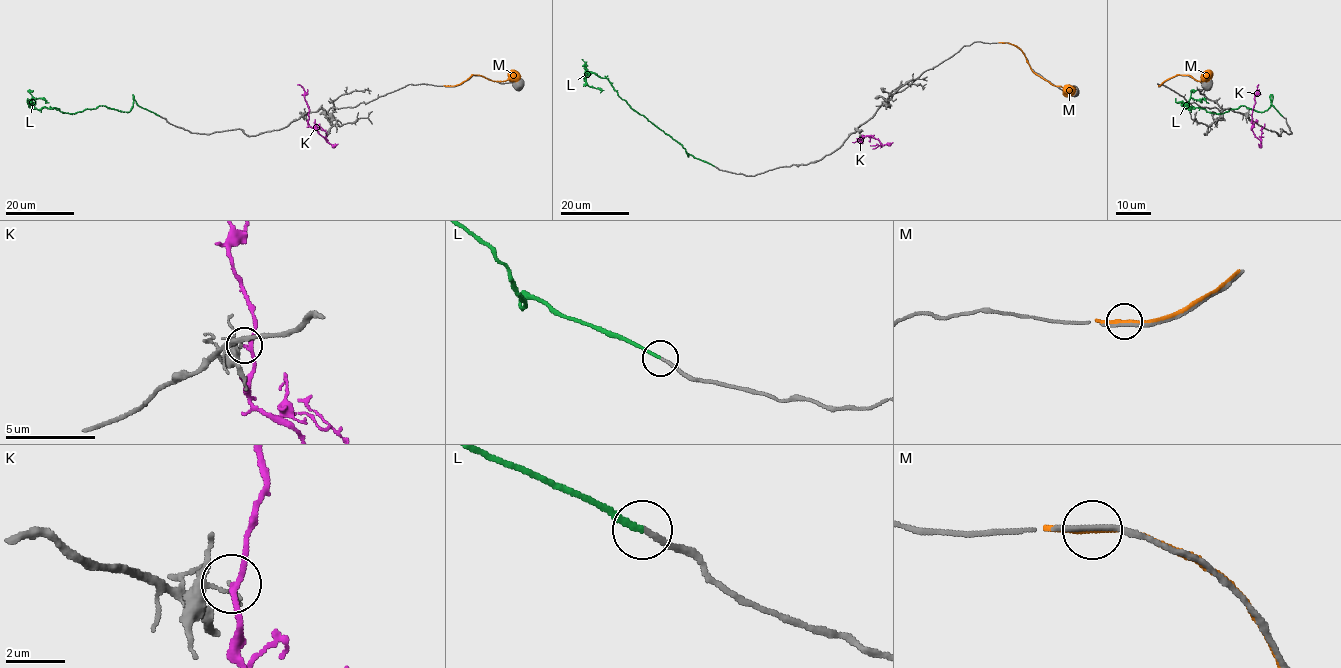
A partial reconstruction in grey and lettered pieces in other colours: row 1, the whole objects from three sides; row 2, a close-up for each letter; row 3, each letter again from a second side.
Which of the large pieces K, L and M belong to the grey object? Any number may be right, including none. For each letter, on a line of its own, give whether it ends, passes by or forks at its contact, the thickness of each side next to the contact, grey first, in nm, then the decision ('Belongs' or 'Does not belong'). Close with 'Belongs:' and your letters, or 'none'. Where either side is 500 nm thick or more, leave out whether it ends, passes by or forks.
K: It passes by. Thickness 200 nm (grey) against 170 nm. Does not belong
L: It ends there. Thickness 170 nm (grey) against 190 nm. Belongs
M: It passes by. Thickness 240 nm (grey) against 170 nm. Does not belong
Belongs: L

